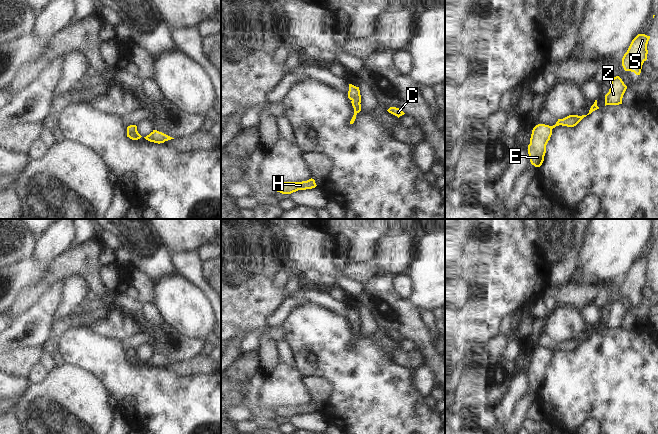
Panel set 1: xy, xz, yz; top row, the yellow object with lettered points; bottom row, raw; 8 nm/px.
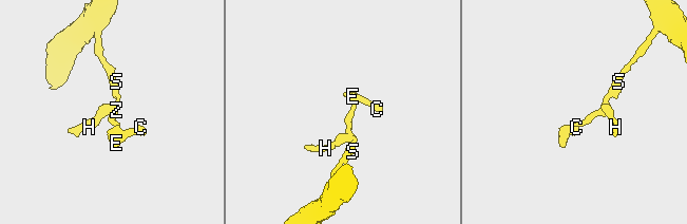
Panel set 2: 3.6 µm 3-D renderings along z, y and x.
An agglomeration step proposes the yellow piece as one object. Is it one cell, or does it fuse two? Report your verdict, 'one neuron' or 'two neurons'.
one neuron

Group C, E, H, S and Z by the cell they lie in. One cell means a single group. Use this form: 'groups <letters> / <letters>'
groups C E H S Z

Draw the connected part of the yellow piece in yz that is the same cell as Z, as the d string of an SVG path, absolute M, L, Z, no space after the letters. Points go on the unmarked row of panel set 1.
M619 300L614 301L611 304L609 316L605 319L605 330L622 328L622 322L626 313L627 310L622 303Z

